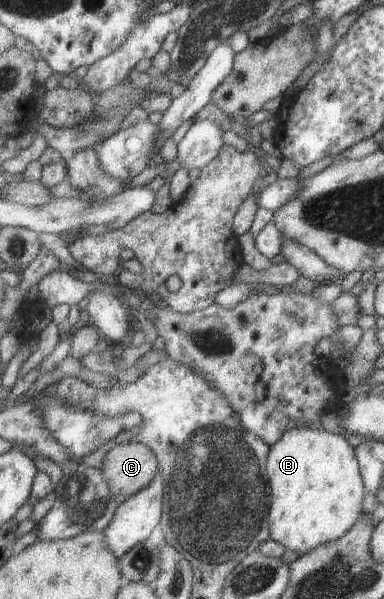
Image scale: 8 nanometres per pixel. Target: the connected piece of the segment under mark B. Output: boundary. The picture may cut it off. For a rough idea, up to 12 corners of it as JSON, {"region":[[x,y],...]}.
{"region":[[323,429],[270,446],[269,539],[302,555],[342,537],[366,493]]}

